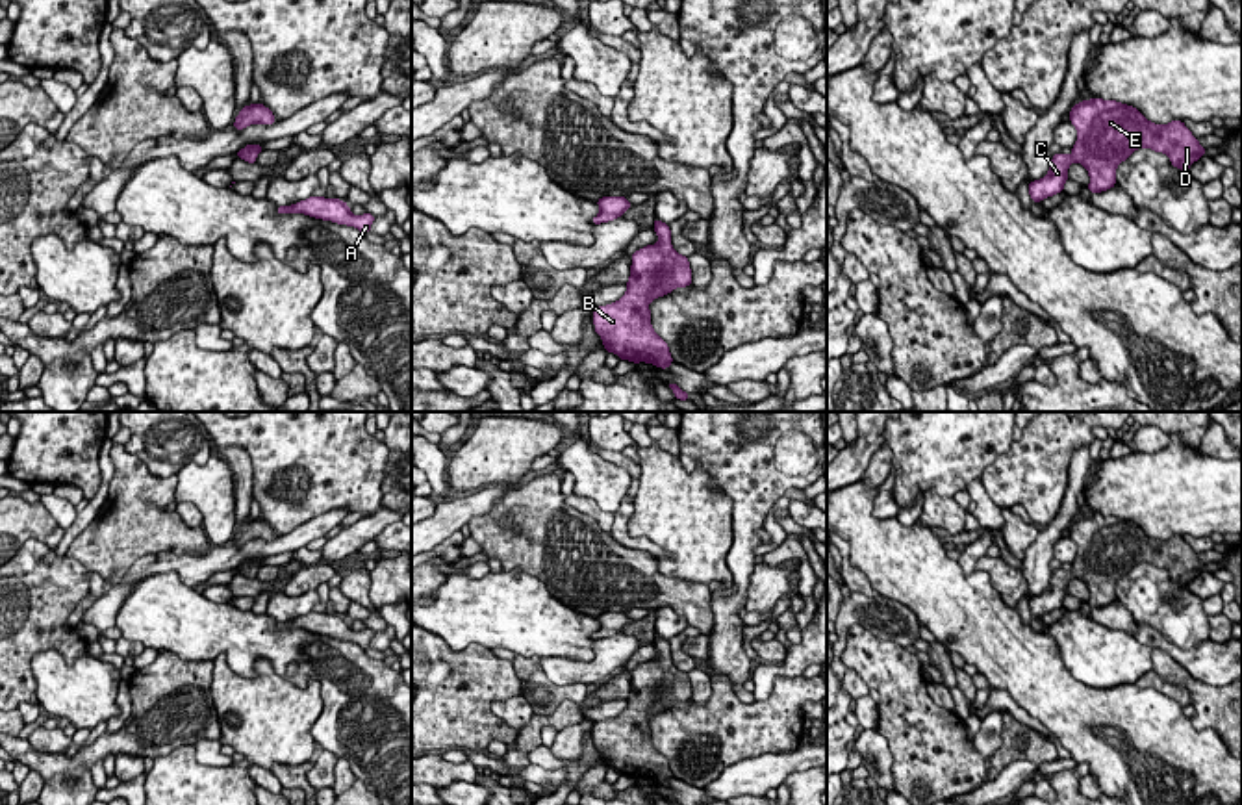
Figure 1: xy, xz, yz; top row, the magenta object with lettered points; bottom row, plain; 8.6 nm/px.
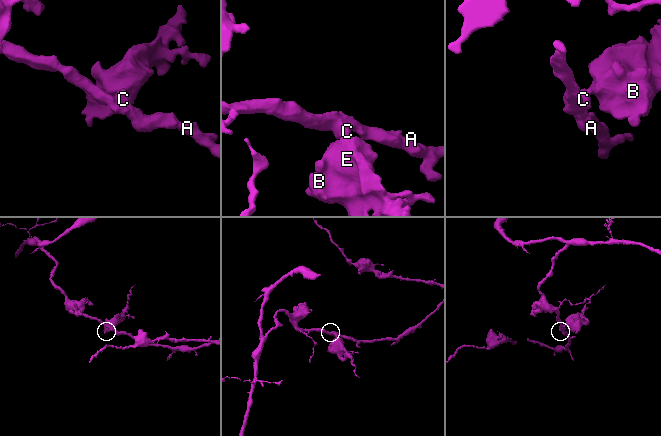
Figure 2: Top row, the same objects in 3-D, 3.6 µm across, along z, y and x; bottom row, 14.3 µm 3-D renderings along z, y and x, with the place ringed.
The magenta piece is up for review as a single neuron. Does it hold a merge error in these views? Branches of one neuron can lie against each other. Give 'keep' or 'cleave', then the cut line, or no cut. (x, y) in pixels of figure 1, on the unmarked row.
keep; no cut

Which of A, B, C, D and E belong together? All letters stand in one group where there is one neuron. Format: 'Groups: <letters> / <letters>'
Groups: A B C D E

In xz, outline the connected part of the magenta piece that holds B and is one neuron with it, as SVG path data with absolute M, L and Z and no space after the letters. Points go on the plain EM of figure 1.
M654 634L653 645L658 658L630 671L627 709L612 720L593 723L591 735L608 768L634 779L667 785L673 773L651 740L649 718L675 703L691 701L693 692L688 671L680 671L671 660L669 640Z

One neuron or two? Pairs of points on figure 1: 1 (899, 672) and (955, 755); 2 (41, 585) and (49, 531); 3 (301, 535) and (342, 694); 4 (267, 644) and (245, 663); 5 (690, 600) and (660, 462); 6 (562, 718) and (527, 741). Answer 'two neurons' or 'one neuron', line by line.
1: one neuron
2: two neurons
3: two neurons
4: one neuron
5: two neurons
6: one neuron

